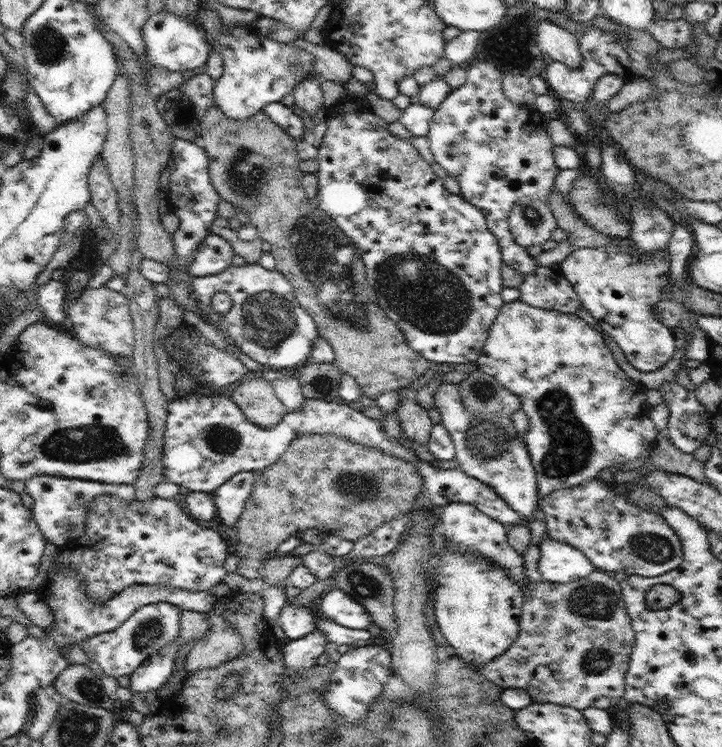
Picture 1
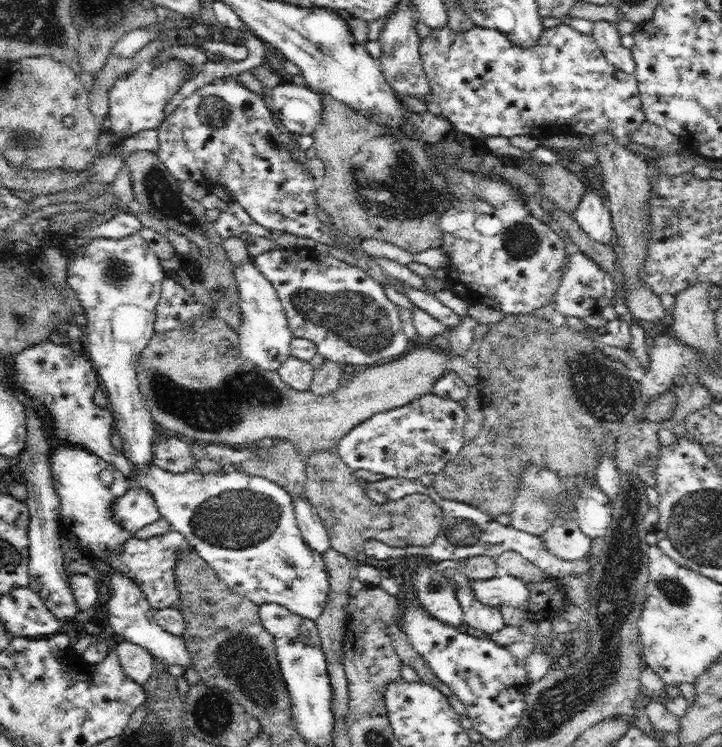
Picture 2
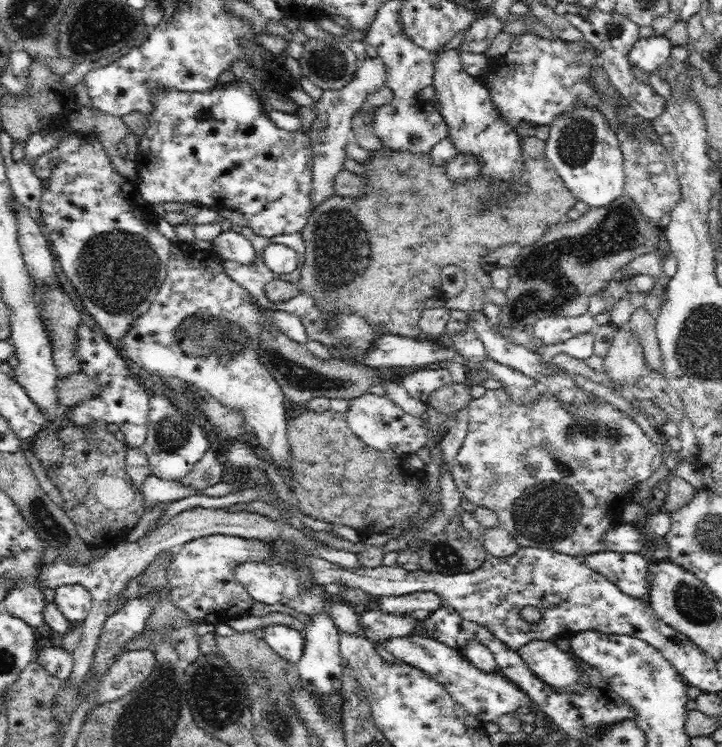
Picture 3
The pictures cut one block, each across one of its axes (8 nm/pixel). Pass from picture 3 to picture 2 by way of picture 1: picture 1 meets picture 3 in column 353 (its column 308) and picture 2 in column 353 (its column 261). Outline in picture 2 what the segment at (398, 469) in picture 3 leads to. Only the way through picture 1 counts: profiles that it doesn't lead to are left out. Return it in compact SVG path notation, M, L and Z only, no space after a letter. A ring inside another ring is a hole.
M336 448L320 450L305 463L304 495L322 519L331 547L354 563L354 577L358 569L356 556L364 550L367 540L376 539L388 546L406 548L428 546L439 535L443 510L427 494L415 492L387 503L368 499L362 480L357 479L354 471L342 462Z

